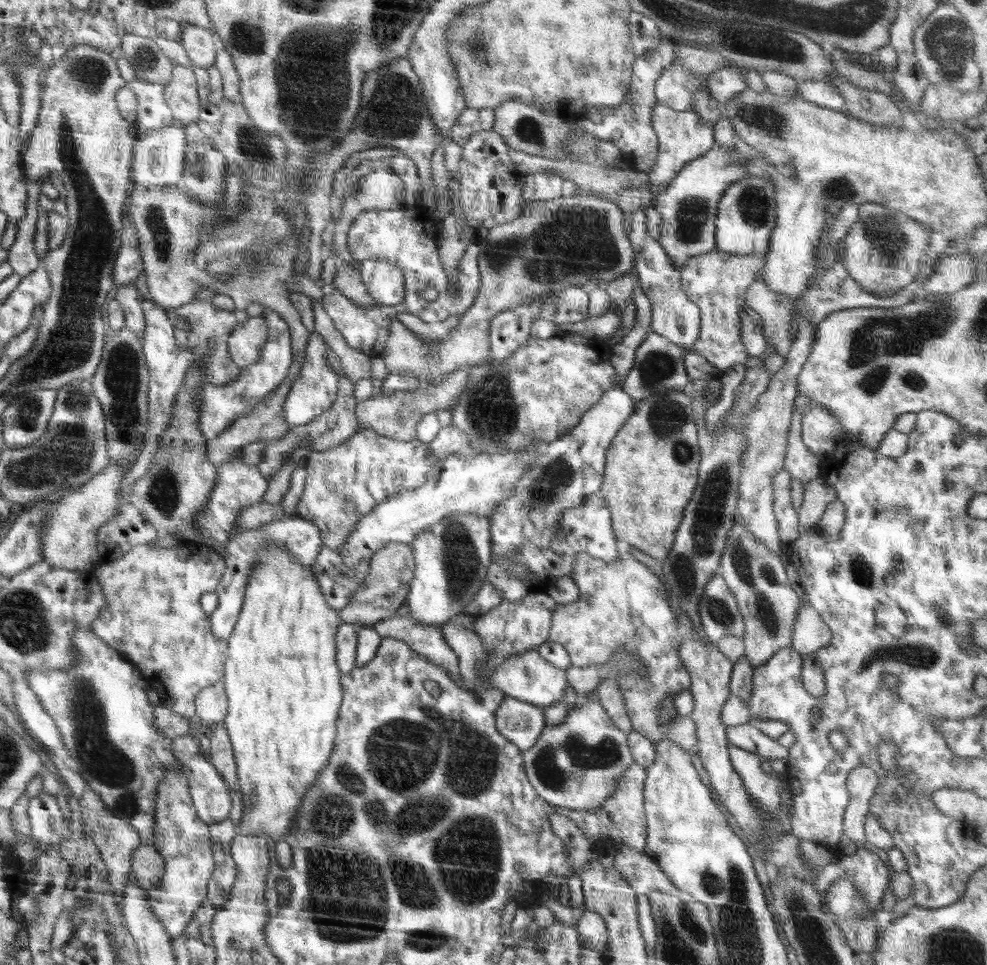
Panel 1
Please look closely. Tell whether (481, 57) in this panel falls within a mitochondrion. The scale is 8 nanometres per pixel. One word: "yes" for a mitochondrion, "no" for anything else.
yes

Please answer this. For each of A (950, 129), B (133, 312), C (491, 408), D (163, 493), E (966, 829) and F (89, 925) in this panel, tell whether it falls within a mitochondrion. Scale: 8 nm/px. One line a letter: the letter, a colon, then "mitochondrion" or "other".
A: other
B: other
C: mitochondrion
D: mitochondrion
E: other
F: other

